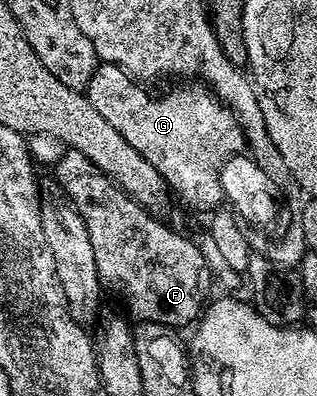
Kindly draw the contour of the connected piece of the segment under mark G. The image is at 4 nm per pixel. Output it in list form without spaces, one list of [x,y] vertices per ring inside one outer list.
[[[98,62],[97,71],[91,77],[89,86],[84,88],[83,94],[89,98],[91,105],[99,109],[99,114],[163,177],[166,188],[173,191],[189,207],[197,211],[212,212],[220,208],[223,203],[221,190],[221,166],[232,155],[240,155],[246,150],[247,140],[241,122],[237,120],[237,112],[221,102],[210,88],[200,82],[193,81],[190,87],[173,87],[165,91],[156,99],[149,91],[144,91],[142,84],[129,75],[122,67],[114,63]]]

